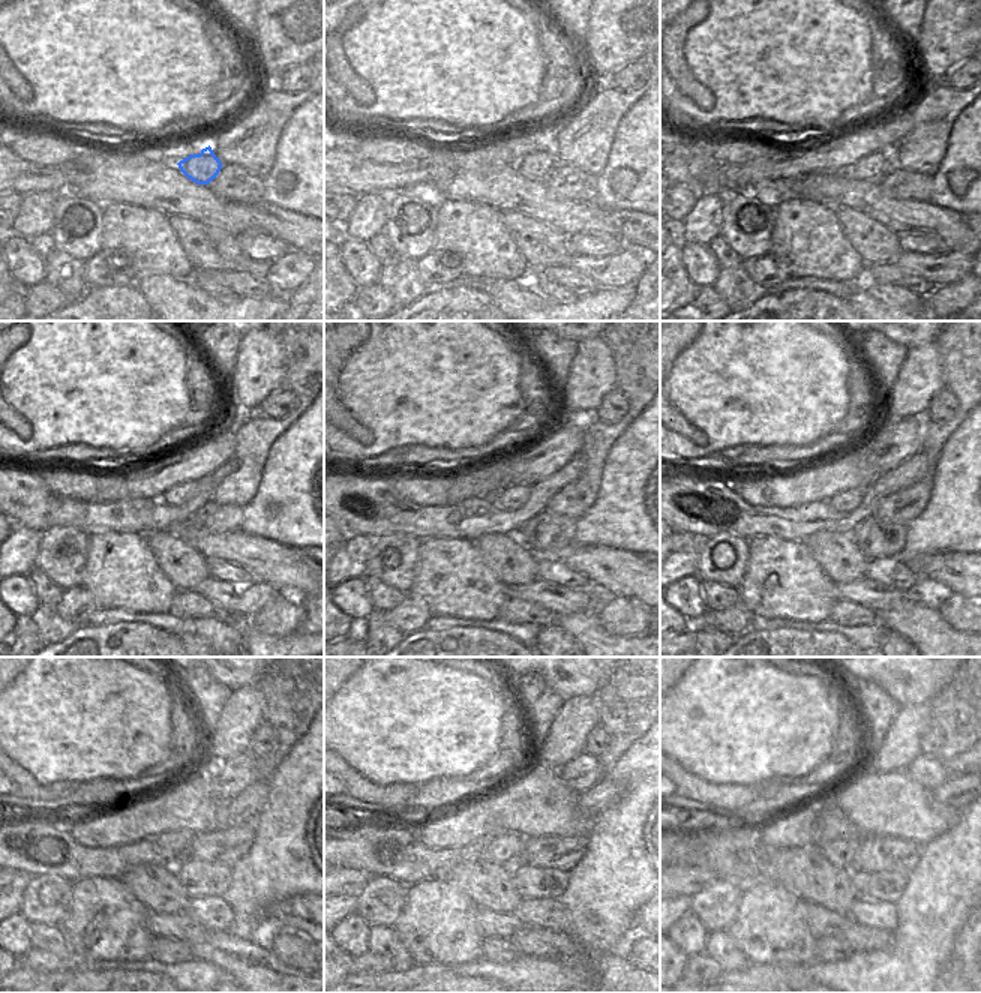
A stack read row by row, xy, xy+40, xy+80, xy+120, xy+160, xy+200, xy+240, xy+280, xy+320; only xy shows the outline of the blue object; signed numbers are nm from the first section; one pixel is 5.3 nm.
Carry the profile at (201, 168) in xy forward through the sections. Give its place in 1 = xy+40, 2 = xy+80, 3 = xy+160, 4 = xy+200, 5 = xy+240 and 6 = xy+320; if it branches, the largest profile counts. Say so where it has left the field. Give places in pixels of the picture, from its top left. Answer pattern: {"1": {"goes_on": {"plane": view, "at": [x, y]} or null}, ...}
{"1": {"goes_on": {"plane": "xy+40", "at": [534, 167]}}, "2": {"goes_on": {"plane": "xy+80", "at": [870, 168]}}, "3": {"goes_on": {"plane": "xy+160", "at": [513, 497]}}, "4": {"goes_on": {"plane": "xy+200", "at": [846, 500]}}, "5": {"goes_on": {"plane": "xy+240", "at": [174, 845]}}, "6": {"goes_on": {"plane": "xy+320", "at": [839, 852]}}}

